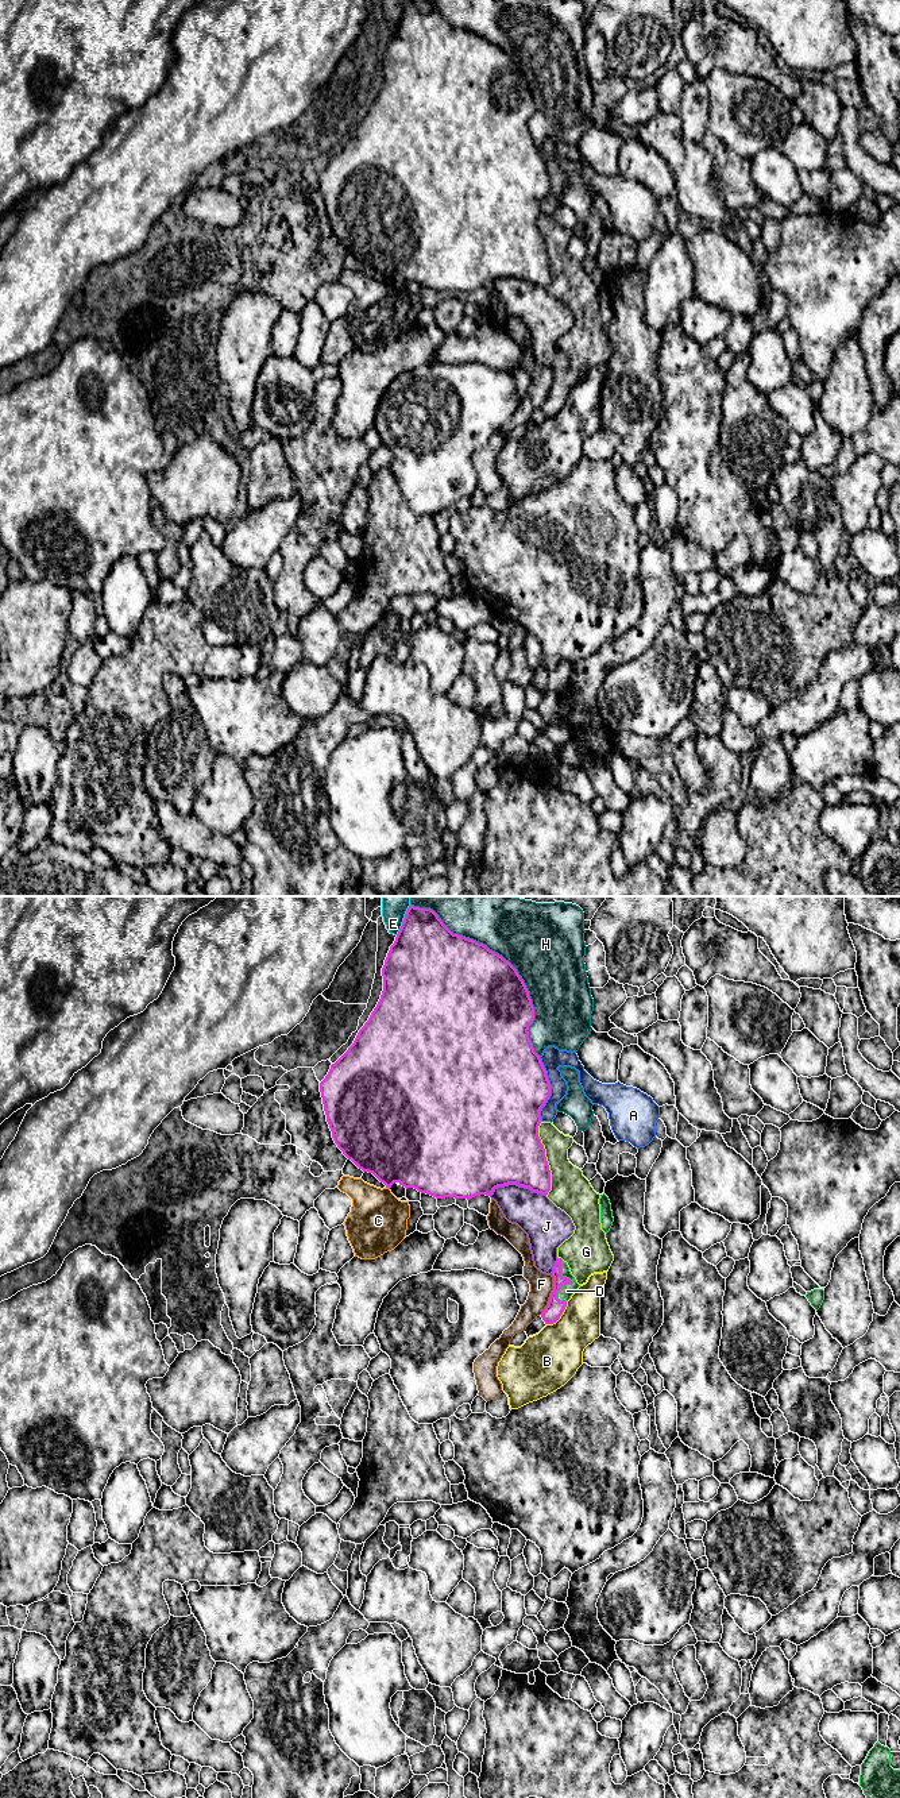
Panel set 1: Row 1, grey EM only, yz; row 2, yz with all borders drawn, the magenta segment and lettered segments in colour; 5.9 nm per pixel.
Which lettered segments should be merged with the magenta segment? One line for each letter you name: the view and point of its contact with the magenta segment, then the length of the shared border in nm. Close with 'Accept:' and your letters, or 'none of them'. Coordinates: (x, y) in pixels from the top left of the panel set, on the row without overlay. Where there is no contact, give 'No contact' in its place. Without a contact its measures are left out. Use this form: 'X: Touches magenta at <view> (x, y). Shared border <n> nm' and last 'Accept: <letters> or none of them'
D: Touches magenta at yz (568, 375). Shared border 260 nm
Accept: D

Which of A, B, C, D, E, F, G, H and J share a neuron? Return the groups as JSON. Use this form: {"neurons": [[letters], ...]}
{"neurons": [["A"], ["B"], ["C"], ["D"], ["E", "H"], ["F"], ["G"], ["J"]]}

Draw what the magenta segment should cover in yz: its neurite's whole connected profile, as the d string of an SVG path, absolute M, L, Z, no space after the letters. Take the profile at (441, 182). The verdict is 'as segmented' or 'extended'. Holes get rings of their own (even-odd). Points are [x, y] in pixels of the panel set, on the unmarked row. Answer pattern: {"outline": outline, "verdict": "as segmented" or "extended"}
{"outline": "M409 0L385 53L382 69L383 84L376 100L359 123L354 136L331 158L328 167L320 175L327 215L337 240L359 262L372 266L389 282L394 275L398 275L406 282L414 281L436 292L470 293L480 288L491 289L495 281L515 277L529 281L532 285L548 288L551 283L551 263L544 238L538 229L538 219L542 215L540 204L551 189L551 177L541 151L534 144L529 131L528 123L534 113L534 100L517 62L486 38L453 27L433 3Z", "verdict": "as segmented"}

